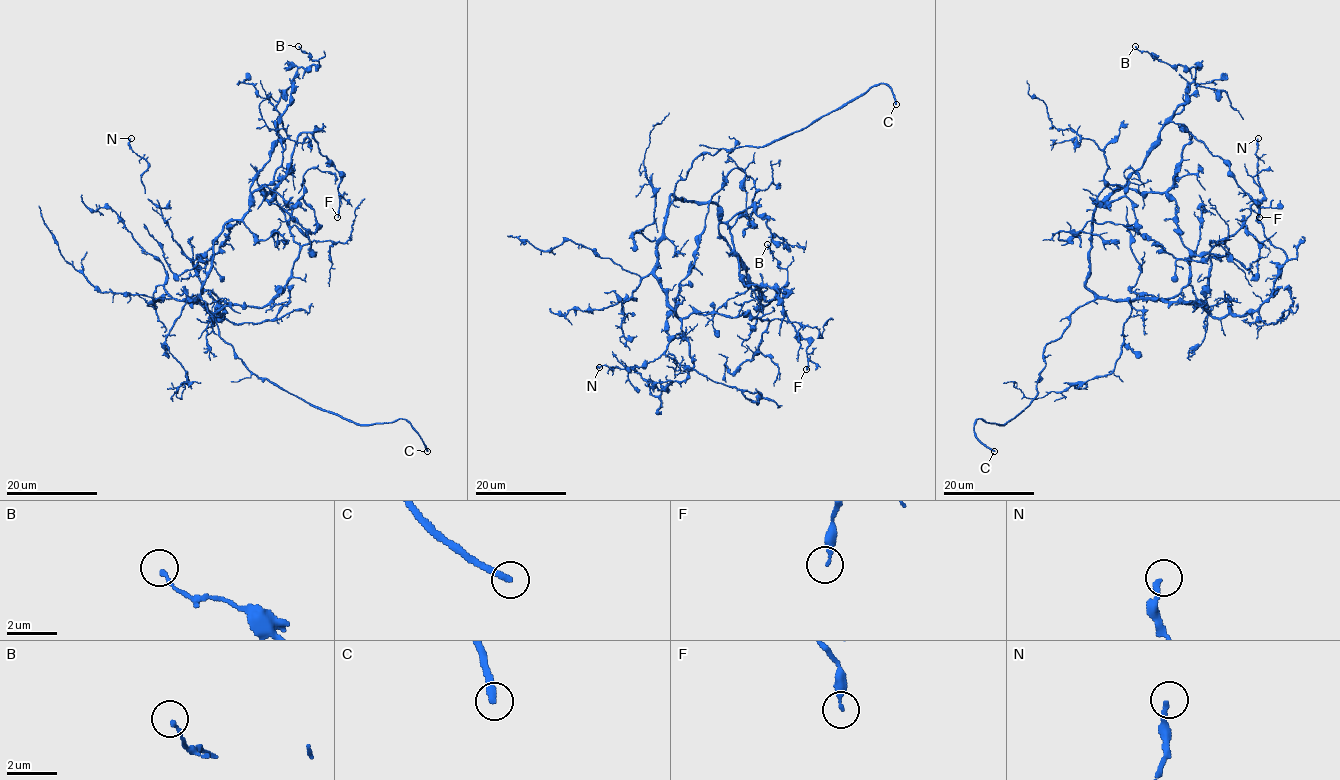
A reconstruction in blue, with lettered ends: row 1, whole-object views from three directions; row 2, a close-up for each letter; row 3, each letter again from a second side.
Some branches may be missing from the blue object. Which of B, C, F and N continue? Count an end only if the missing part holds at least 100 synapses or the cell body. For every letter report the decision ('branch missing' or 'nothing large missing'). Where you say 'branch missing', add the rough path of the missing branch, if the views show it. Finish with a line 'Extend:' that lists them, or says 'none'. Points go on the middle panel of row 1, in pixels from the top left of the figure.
B: nothing large missing
C: branch missing; course (896, 104), (901, 137), (921, 165), (922, 223), (932, 236), (920, 293), (933, 321)
F: nothing large missing
N: nothing large missing
Extend: C

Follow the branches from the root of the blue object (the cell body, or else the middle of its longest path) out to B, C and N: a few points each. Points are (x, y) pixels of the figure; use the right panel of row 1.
B: (1102, 297), (1086, 285), (1093, 213), (1142, 165), (1195, 76), (1194, 67), (1167, 64), (1135, 46)
C: (1102, 297), (1080, 306), (1045, 346), (1037, 395), (1023, 411), (1005, 425), (976, 420), (975, 435), (994, 451)
N: (1102, 297), (1197, 302), (1216, 317), (1247, 315), (1271, 297), (1286, 254), (1267, 239), (1258, 219), (1258, 138)

